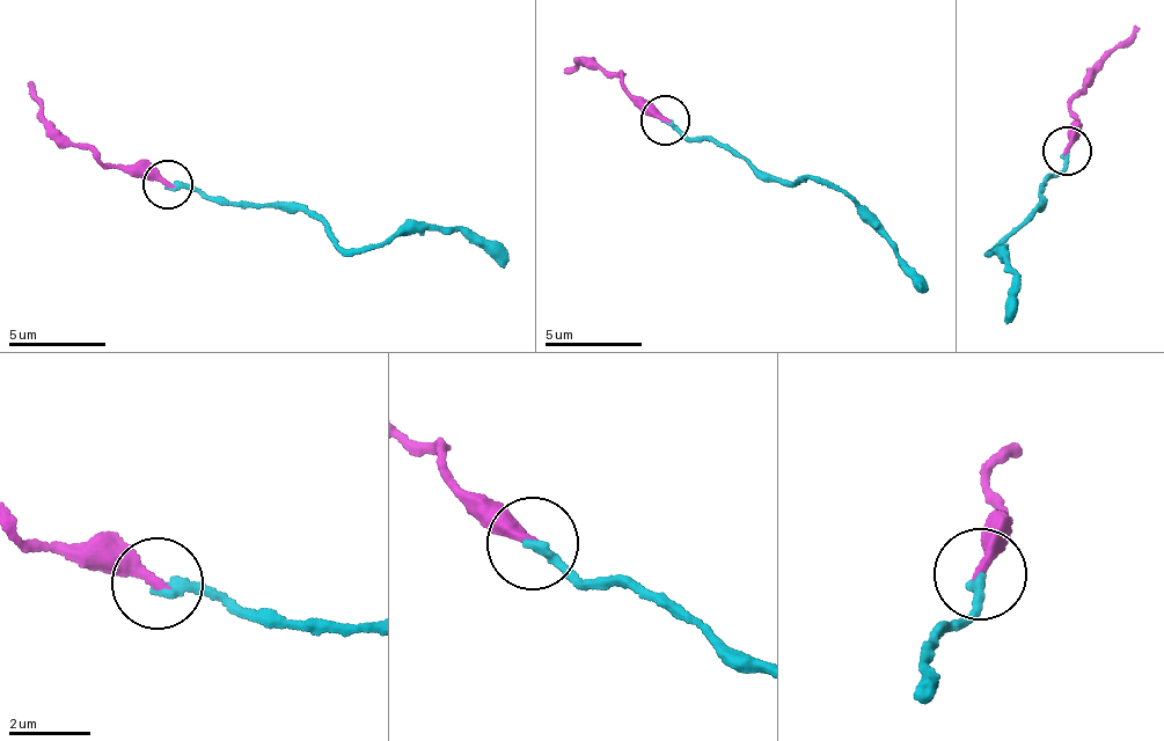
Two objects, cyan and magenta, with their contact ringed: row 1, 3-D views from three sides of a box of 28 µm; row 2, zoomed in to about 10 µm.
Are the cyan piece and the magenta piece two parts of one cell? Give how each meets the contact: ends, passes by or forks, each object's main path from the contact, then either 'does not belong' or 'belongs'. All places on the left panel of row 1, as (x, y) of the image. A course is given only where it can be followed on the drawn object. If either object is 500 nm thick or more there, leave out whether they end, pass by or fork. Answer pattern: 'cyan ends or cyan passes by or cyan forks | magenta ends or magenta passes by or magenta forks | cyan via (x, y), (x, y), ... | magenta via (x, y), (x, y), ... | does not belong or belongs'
cyan ends | magenta ends | cyan via (168, 185), (241, 204), (313, 212), (345, 250), (363, 254), (448, 227), (510, 258) | magenta via (168, 185), (99, 161), (56, 136), (28, 80) | belongs

